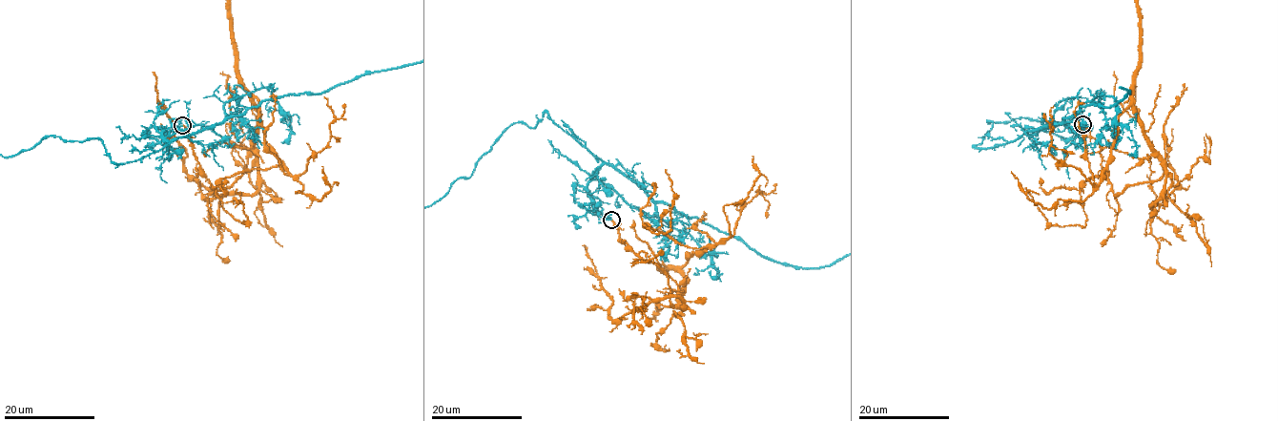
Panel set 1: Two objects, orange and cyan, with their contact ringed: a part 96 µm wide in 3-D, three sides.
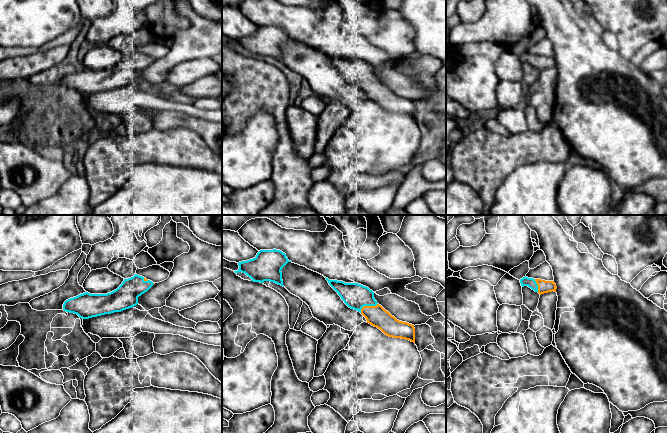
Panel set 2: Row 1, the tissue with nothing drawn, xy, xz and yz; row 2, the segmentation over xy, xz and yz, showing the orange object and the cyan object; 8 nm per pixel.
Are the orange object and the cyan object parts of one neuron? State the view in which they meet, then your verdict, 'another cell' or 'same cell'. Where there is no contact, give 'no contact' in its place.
xz | another cell

